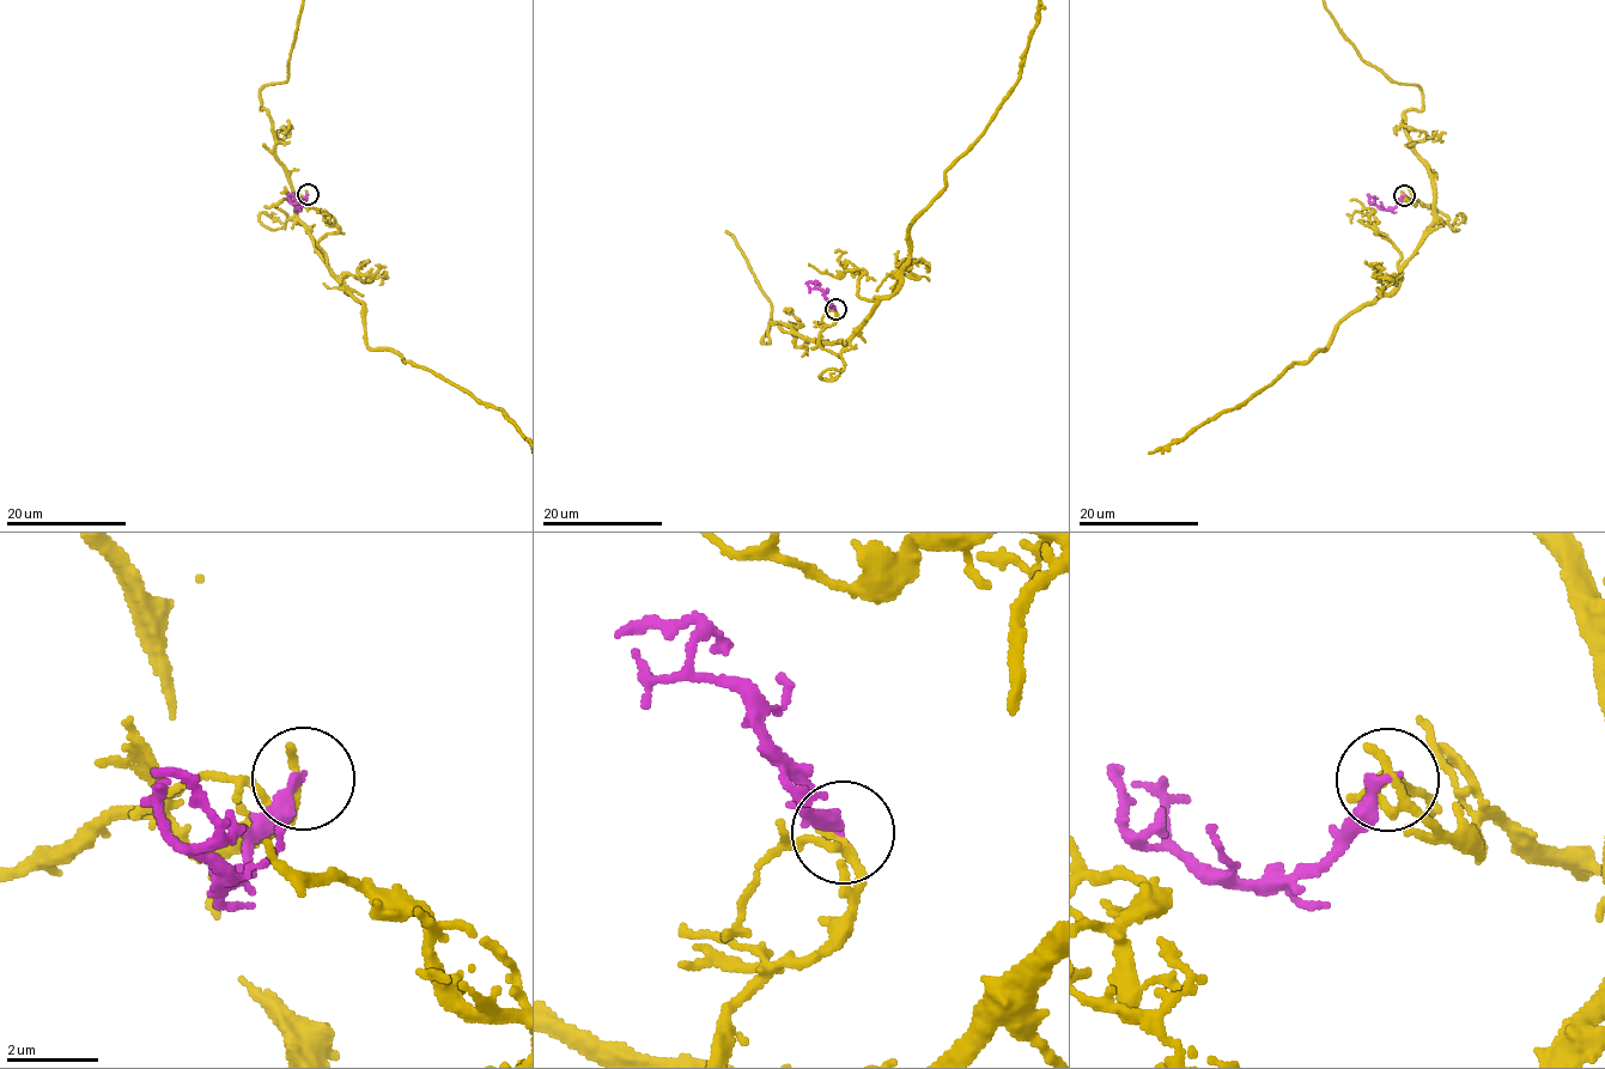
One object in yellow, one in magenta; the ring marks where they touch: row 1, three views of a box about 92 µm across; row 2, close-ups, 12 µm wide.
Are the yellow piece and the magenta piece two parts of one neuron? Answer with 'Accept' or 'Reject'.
Reject

